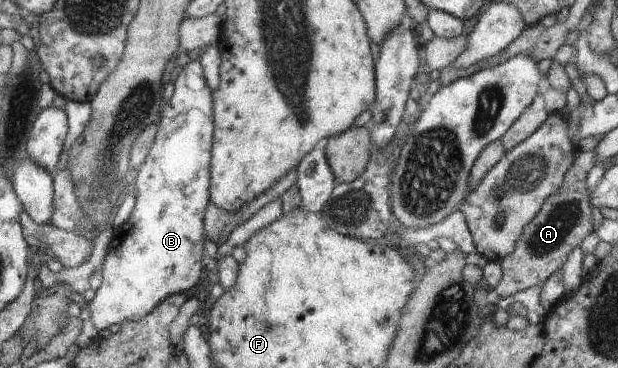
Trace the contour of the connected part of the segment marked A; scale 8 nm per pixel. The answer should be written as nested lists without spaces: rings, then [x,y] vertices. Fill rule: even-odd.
[[[595,148],[578,152],[560,189],[544,201],[536,217],[524,227],[514,252],[499,262],[502,266],[502,280],[494,290],[500,299],[543,285],[564,266],[570,253],[580,247],[584,238],[593,231],[593,207],[590,207],[590,190],[585,185],[593,166],[596,166]]]

